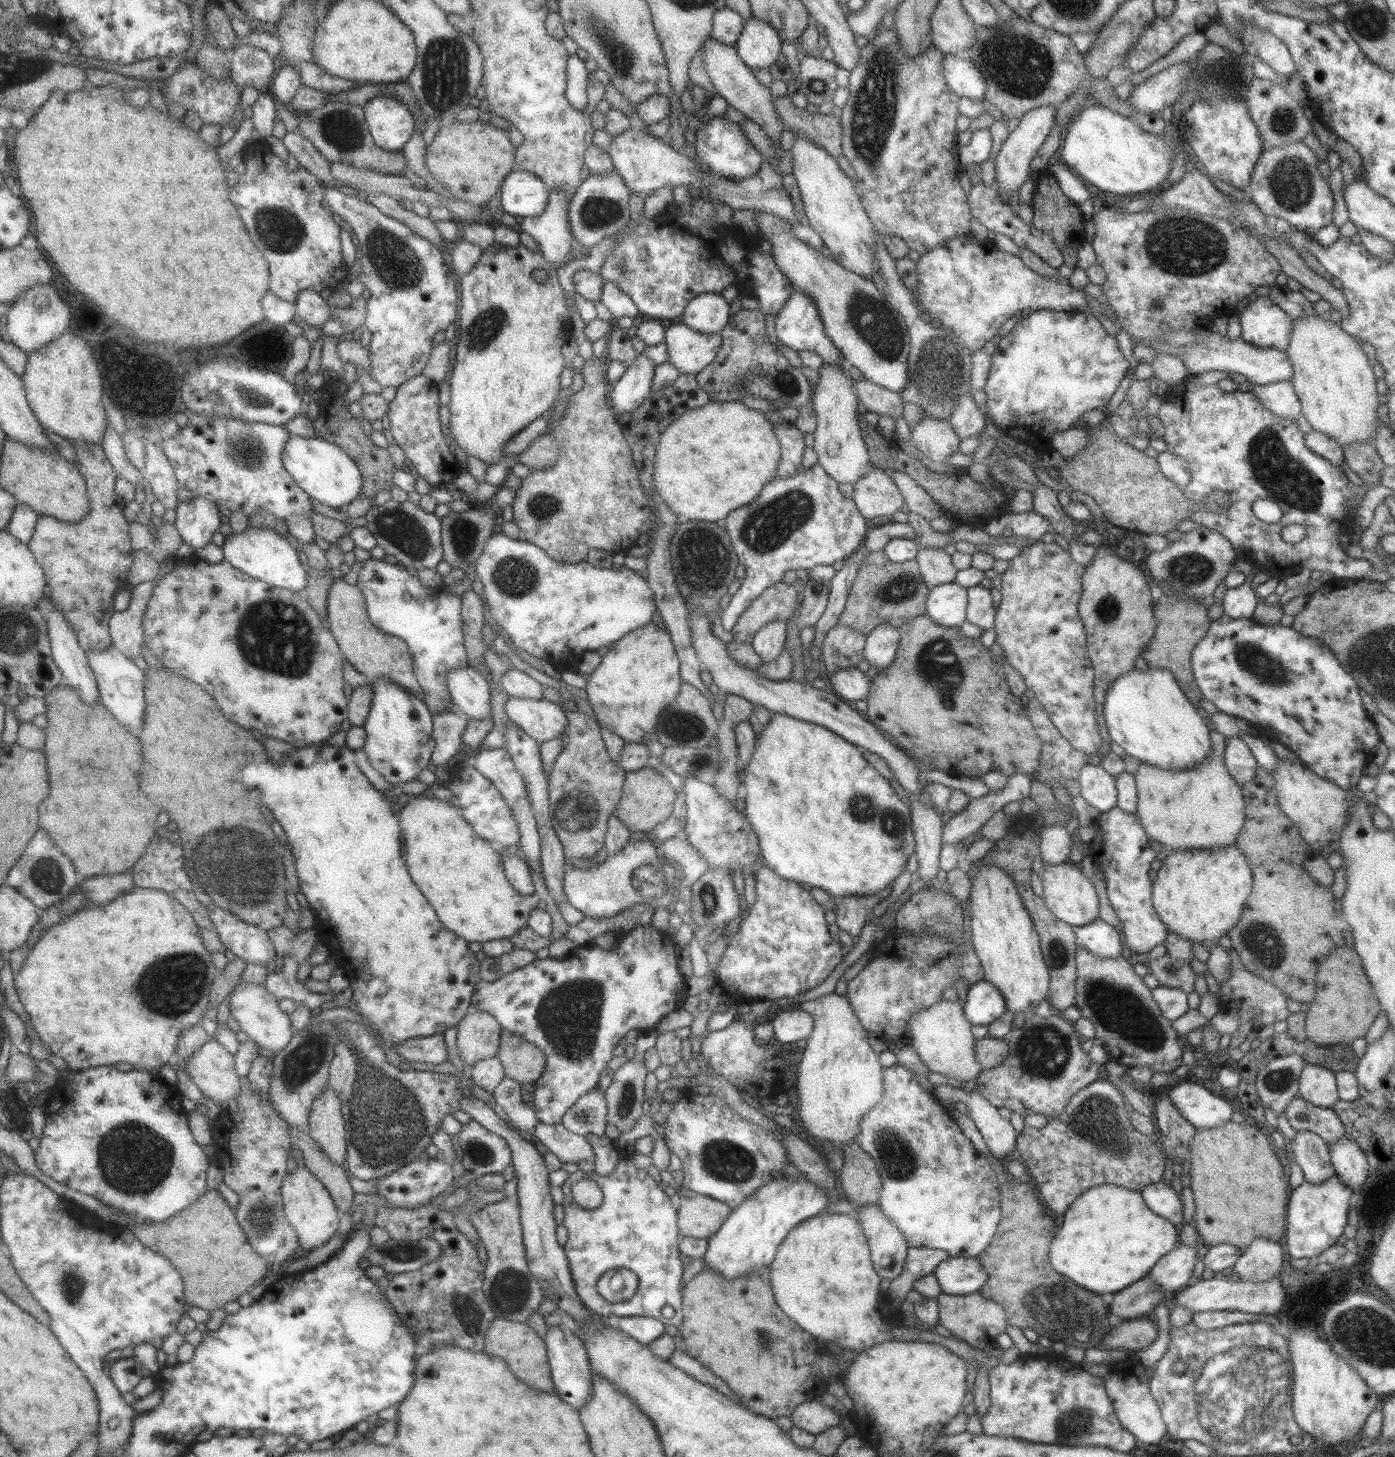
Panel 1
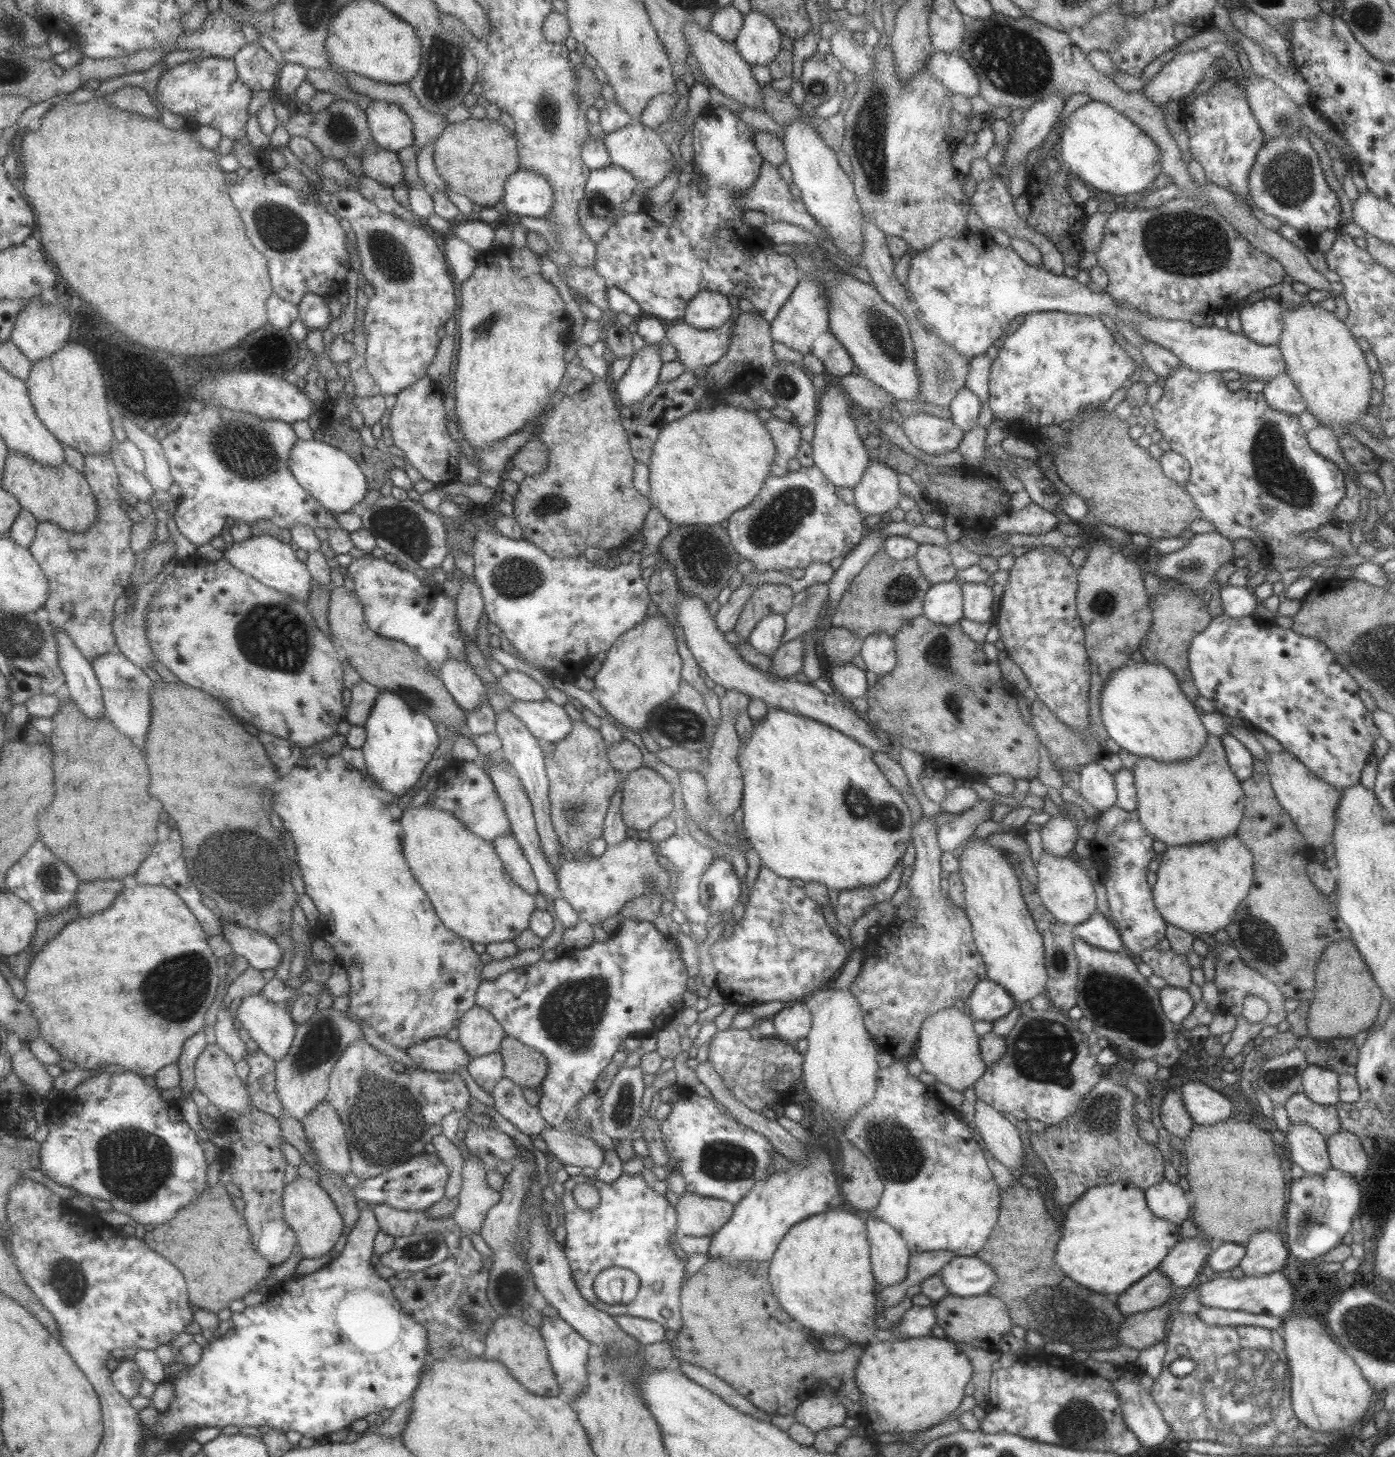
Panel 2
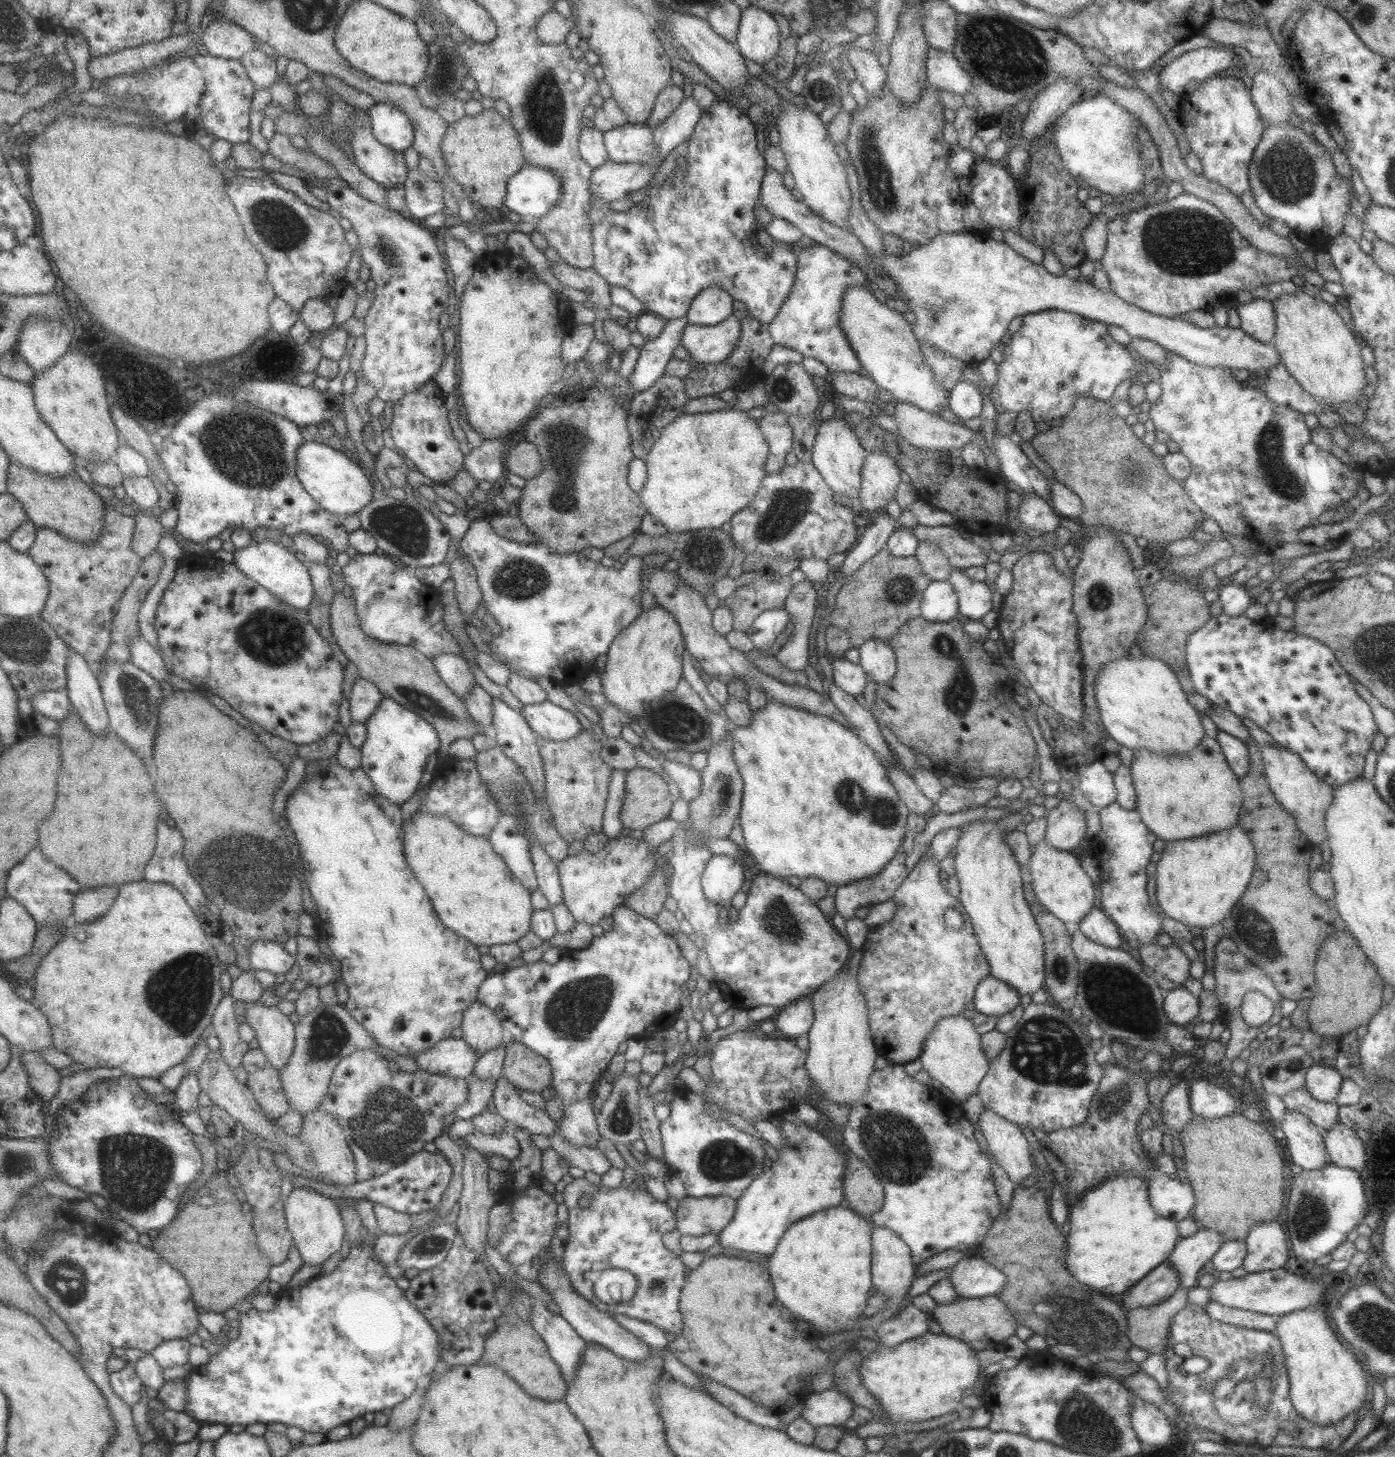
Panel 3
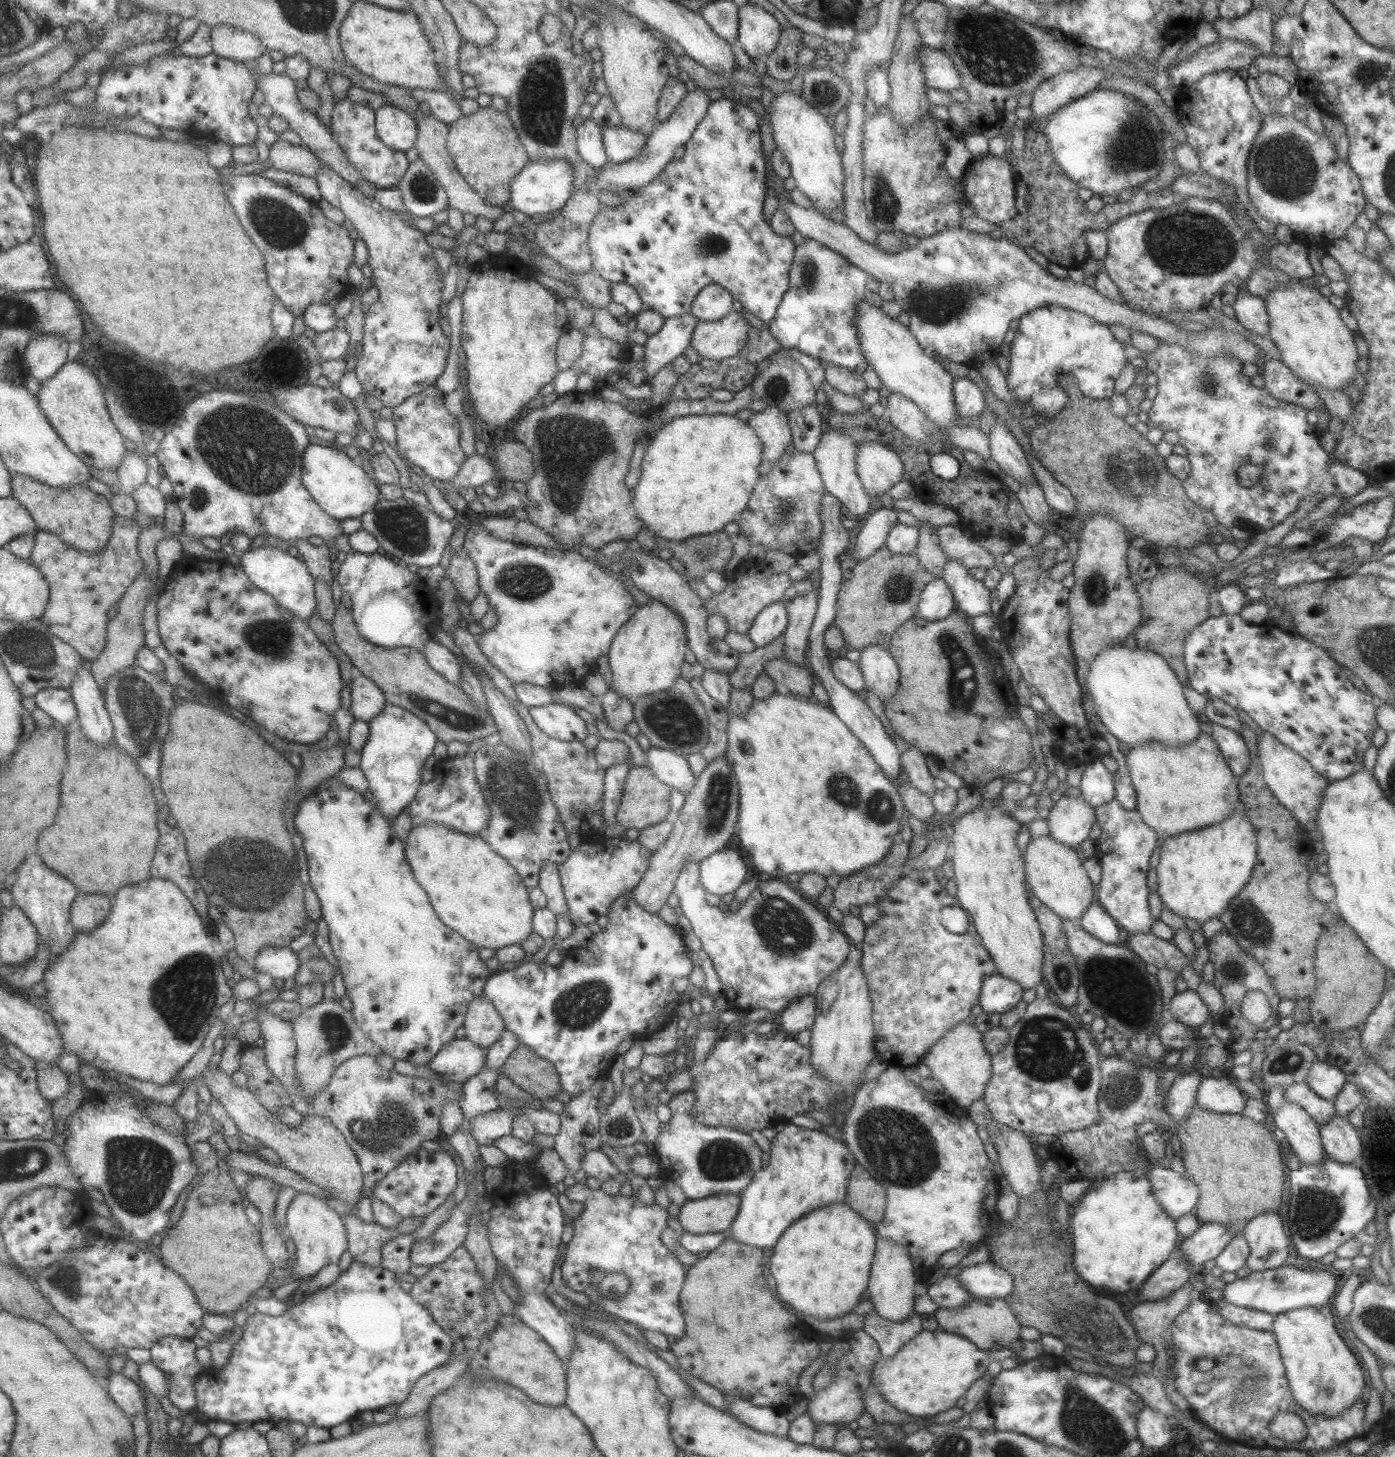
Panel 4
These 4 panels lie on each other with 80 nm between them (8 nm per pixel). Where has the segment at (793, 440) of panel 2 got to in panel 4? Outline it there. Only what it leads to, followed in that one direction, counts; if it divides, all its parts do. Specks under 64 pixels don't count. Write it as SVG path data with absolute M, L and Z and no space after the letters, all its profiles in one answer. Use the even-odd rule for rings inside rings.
M767 406L754 412L746 423L762 442L761 462L757 470L760 476L767 474L784 454L785 448L792 443L788 413L776 406Z

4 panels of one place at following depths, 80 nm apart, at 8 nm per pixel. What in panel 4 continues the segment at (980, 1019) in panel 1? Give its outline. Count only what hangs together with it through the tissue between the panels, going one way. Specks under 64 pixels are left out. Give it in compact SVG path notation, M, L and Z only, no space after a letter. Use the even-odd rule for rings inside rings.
M993 973L982 980L978 1005L983 1012L1004 1013L1021 1001L1022 991L1020 984Z

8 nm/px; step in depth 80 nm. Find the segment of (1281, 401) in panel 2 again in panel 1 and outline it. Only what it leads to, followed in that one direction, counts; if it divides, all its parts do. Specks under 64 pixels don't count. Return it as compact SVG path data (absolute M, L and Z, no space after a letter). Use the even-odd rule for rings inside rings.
M1289 380L1266 385L1252 384L1252 392L1269 412L1295 421L1301 410L1300 402Z

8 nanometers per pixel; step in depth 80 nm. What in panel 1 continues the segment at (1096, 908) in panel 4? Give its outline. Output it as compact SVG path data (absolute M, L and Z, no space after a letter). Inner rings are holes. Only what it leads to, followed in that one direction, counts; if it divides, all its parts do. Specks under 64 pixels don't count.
M1099 918L1074 928L1074 936L1078 948L1084 948L1098 958L1117 958L1126 954L1119 934Z

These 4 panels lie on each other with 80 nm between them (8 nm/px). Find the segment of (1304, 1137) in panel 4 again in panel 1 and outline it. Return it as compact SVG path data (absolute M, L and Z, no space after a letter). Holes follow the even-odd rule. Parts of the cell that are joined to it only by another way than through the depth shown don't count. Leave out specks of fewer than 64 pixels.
M1296 1131L1291 1142L1293 1163L1301 1167L1304 1181L1309 1184L1325 1182L1335 1176L1330 1162L1329 1147L1317 1134L1309 1131Z

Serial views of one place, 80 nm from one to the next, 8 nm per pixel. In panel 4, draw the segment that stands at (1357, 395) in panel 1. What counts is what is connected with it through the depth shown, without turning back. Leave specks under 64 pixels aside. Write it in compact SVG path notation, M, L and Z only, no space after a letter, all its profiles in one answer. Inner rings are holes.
M1290 279L1286 286L1276 286L1263 298L1268 316L1268 335L1280 352L1280 361L1305 384L1320 386L1327 390L1341 391L1352 384L1353 374L1357 372L1357 348L1353 341L1353 331L1341 321L1338 309L1321 295L1314 287L1303 285L1299 279Z

